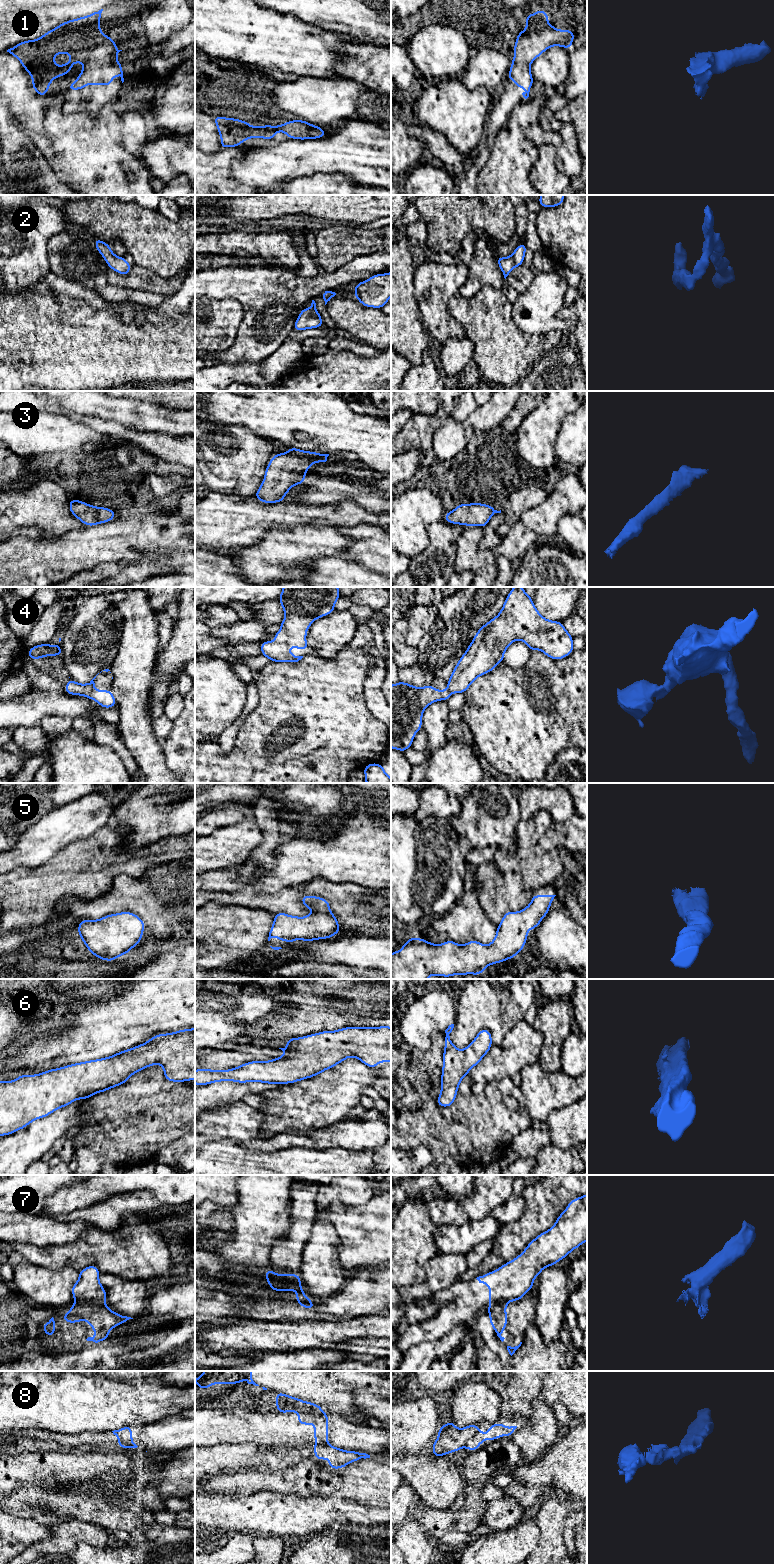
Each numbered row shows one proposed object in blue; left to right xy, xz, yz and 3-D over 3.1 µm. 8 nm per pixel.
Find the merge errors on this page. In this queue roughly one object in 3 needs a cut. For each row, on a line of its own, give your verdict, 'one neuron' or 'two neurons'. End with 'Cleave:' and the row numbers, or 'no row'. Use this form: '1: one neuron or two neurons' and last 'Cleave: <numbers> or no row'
1: one neuron
2: one neuron
3: one neuron
4: one neuron
5: one neuron
6: one neuron
7: two neurons
8: two neurons
Cleave: 7, 8

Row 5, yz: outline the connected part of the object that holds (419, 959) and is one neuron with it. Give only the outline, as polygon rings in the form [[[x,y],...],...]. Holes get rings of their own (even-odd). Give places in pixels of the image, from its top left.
[[[532,895],[530,904],[519,912],[508,911],[497,926],[496,936],[489,945],[471,940],[464,945],[447,940],[443,944],[432,944],[427,940],[410,937],[402,944],[402,951],[391,954],[391,979],[428,979],[431,975],[452,977],[453,975],[483,974],[486,967],[504,962],[519,954],[527,941],[528,930],[536,929],[550,910],[556,895]]]

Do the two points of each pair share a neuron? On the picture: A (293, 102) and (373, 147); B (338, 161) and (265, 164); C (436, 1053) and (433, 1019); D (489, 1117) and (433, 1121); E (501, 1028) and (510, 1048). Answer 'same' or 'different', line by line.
A: different
B: same
C: different
D: same
E: different

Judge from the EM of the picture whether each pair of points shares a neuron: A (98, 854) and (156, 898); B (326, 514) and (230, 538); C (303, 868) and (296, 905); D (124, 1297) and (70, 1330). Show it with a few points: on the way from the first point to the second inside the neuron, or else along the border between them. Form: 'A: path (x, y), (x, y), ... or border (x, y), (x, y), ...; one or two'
A: border (115, 877), (112, 886), (100, 895); two
B: path (302, 514), (273, 514), (254, 518); one
C: path (296, 877), (296, 896); one
D: border (105, 1303), (111, 1310), (130, 1316); two

